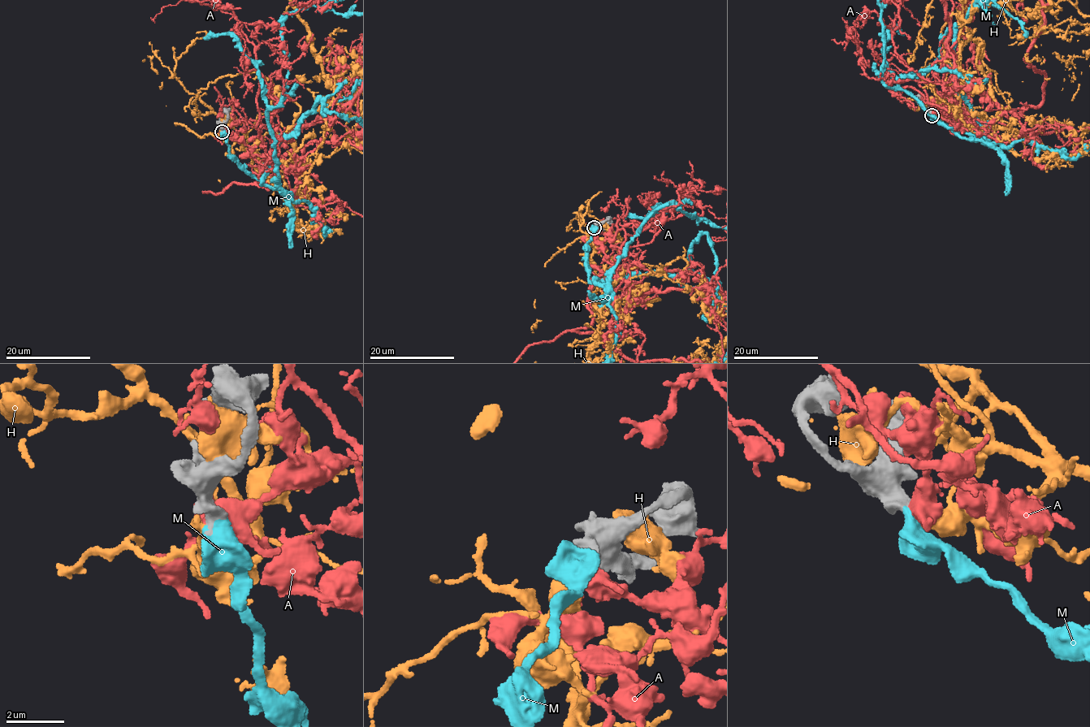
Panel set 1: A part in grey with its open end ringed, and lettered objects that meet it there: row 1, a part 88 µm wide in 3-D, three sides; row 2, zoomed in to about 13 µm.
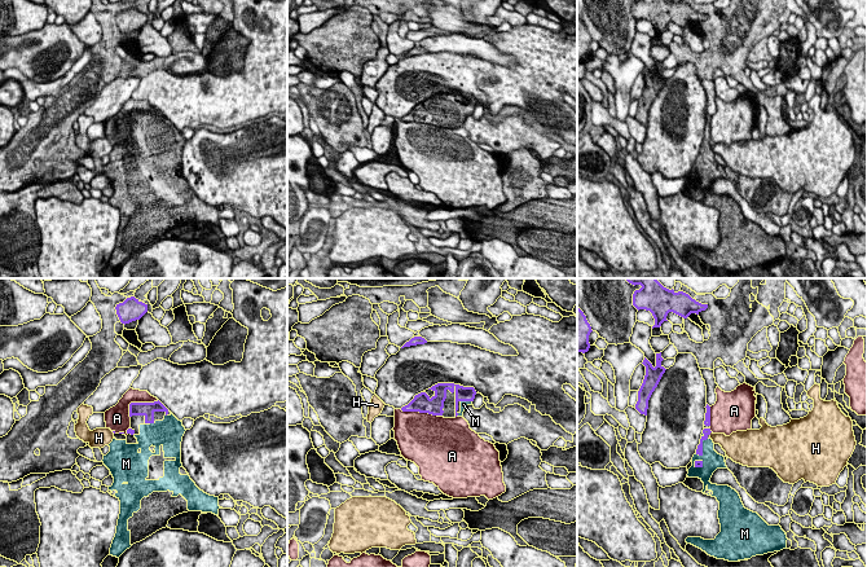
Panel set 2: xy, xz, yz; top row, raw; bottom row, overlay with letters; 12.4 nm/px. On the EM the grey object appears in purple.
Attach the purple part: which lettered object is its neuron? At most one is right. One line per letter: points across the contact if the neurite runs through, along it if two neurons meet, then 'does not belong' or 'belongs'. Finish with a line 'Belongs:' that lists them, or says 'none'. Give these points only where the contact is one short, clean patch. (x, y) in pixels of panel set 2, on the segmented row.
A: does not belong
H: border yz (711, 431), (709, 434); does not belong
M: belongs
Belongs: M

